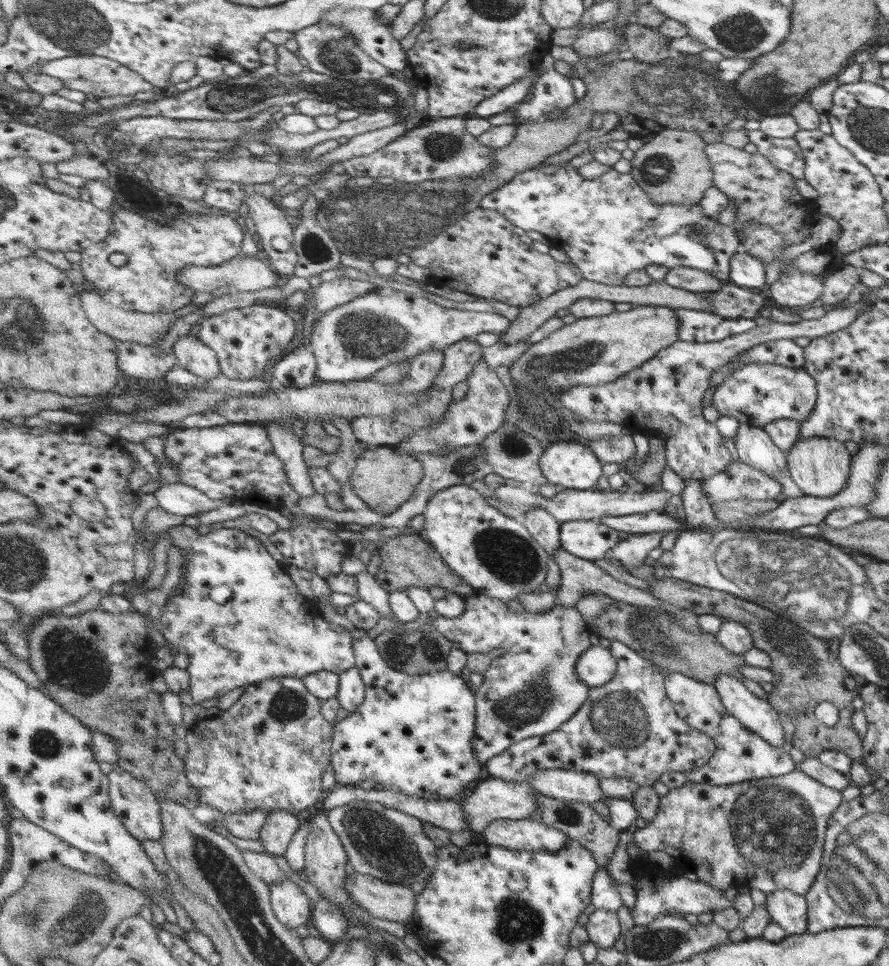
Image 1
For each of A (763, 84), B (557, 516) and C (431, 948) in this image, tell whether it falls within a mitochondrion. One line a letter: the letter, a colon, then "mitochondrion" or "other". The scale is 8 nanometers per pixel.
A: mitochondrion
B: other
C: other

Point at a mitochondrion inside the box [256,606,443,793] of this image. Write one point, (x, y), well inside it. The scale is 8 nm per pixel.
(288, 705)

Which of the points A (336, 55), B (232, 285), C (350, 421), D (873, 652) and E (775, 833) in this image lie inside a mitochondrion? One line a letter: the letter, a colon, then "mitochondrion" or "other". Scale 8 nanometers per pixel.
A: mitochondrion
B: other
C: other
D: mitochondrion
E: mitochondrion

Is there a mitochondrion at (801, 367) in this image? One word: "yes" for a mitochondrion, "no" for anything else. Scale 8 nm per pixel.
no

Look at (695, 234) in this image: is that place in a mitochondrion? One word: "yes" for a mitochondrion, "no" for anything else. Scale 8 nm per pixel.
yes

